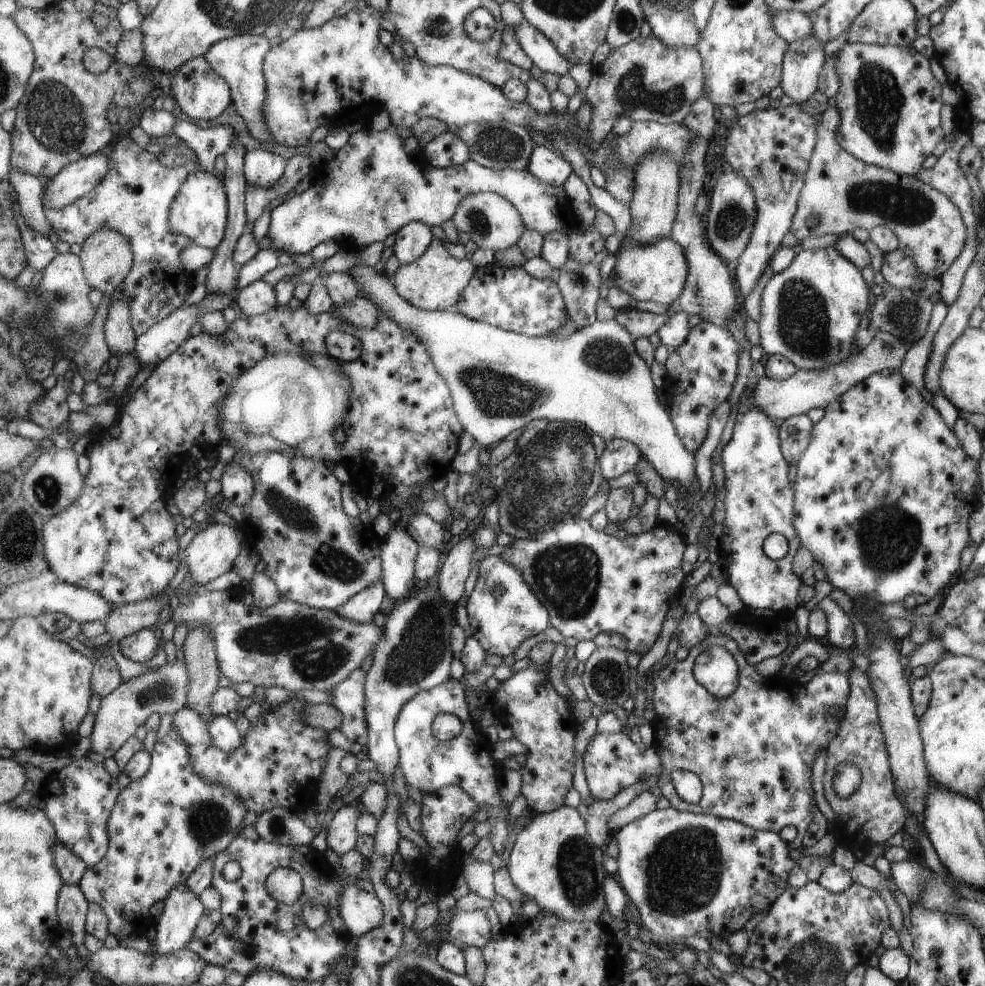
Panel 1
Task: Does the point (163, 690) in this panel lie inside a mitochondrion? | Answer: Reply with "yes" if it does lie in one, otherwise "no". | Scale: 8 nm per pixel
yes

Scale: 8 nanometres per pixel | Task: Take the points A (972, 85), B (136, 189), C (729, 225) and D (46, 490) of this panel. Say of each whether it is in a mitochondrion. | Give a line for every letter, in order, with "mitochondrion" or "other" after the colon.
A: other
B: other
C: mitochondrion
D: mitochondrion

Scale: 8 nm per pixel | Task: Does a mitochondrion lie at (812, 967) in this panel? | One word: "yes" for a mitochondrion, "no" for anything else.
yes

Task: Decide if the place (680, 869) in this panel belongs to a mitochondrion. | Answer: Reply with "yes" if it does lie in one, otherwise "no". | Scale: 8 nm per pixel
yes

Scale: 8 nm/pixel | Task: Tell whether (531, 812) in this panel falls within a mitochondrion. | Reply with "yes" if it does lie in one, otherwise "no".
no

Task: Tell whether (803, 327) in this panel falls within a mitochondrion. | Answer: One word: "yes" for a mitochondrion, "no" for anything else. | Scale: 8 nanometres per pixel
yes

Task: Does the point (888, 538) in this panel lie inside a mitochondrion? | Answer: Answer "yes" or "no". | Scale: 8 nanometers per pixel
yes

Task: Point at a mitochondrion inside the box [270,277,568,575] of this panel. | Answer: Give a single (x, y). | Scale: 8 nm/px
(495, 395)

